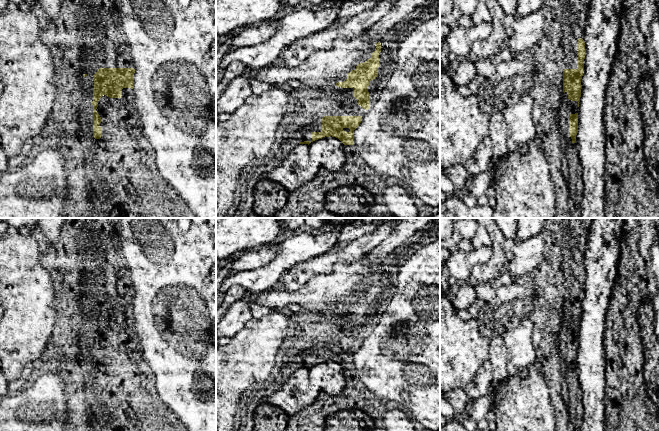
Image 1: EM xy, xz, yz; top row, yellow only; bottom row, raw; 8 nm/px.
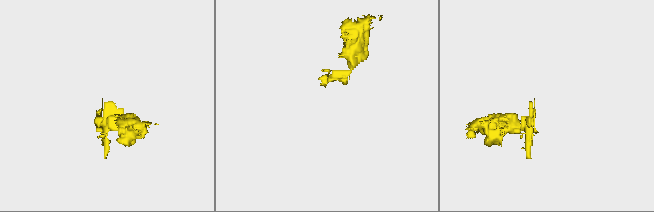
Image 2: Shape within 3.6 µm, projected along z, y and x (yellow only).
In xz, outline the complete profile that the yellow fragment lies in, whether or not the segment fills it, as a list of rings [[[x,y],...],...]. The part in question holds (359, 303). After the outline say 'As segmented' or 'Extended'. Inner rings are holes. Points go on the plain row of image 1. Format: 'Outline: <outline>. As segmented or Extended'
Outline: [[[380,265],[376,267],[376,273],[367,285],[357,288],[355,294],[347,297],[347,303],[337,306],[336,310],[341,312],[353,312],[354,321],[358,329],[368,334],[370,332],[370,318],[368,310],[371,304],[378,300],[379,277],[381,276]]]. As segmented

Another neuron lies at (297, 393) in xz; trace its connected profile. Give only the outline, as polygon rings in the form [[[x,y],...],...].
[[[299,368],[274,393],[264,397],[264,403],[277,406],[289,416],[299,413],[314,403],[321,390],[313,385],[308,368]]]

